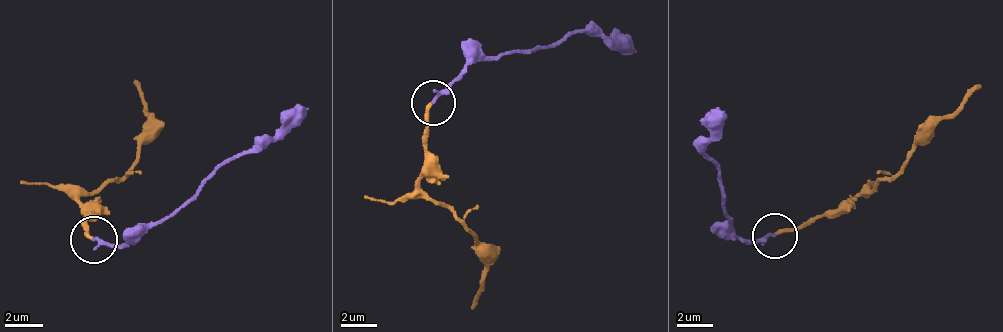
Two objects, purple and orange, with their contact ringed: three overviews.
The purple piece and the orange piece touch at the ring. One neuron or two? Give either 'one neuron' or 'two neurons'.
one neuron

